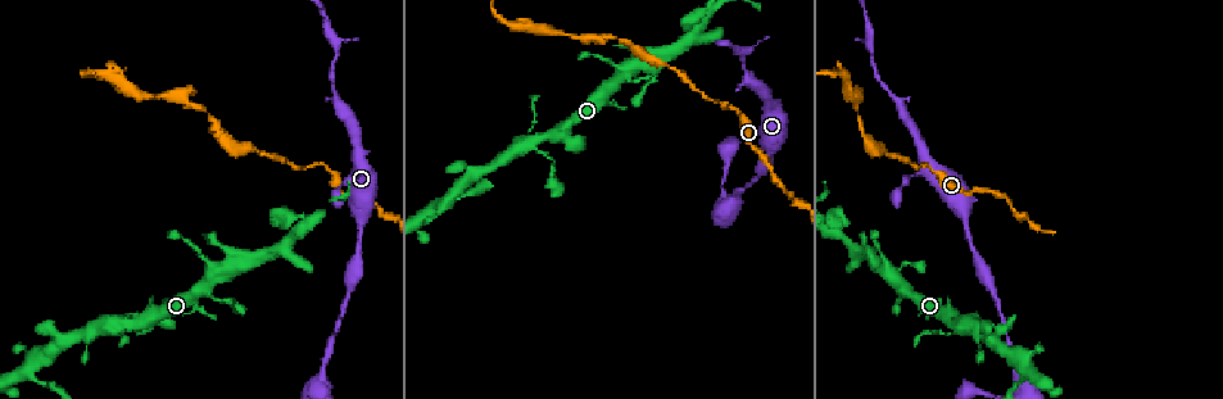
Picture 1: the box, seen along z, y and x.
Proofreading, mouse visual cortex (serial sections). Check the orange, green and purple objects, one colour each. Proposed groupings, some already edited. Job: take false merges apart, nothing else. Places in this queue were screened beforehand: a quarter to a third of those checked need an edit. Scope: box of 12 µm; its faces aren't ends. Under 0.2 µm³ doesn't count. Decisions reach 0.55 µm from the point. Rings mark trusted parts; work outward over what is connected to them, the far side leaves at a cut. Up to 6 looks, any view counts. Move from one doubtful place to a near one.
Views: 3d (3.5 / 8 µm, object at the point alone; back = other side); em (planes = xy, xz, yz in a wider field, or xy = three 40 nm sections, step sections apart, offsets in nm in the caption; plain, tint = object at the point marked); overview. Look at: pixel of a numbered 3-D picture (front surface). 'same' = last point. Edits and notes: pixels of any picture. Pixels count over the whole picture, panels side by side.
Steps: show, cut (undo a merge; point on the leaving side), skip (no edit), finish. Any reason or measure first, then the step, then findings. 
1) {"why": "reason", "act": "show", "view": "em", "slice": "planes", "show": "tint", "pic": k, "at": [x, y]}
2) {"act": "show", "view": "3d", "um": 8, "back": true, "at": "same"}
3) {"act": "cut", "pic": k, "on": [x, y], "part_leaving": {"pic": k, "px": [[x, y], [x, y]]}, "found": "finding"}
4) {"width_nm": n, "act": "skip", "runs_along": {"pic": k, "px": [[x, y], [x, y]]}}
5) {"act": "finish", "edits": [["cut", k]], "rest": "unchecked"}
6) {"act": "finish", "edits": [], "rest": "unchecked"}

{"why": "narrows sharply", "act": "show", "view": "em", "slice": "planes", "show": "tint", "pic": 1, "at": [843, 236]}

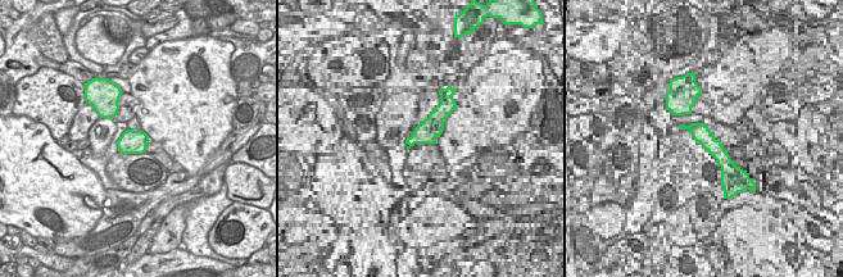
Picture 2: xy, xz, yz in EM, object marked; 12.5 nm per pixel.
{"act": "show", "view": "3d", "um": 3.5, "at": "same"}

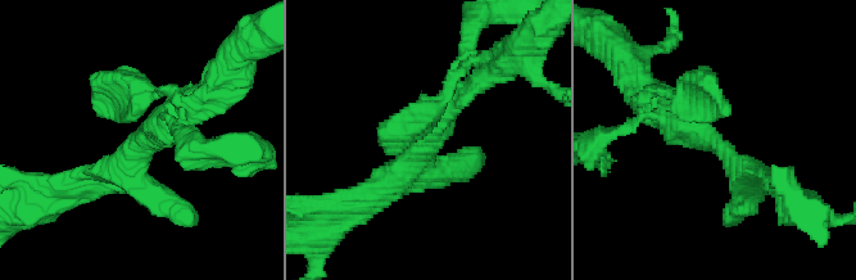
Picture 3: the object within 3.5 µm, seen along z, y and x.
{"act": "skip", "runs_along": {"pic": 3, "px": [[380, 193], [478, 78]]}, "found": "continuous, no second cell"}

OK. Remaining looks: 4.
{"why": "sudden change in width", "act": "show", "view": "3d", "um": 3.5, "pic": 1, "at": [899, 103]}

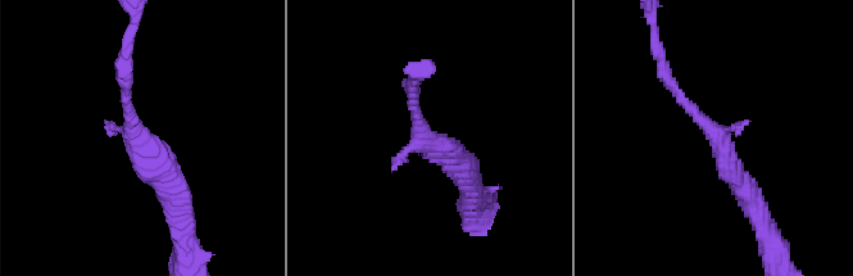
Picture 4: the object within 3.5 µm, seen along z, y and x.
{"why": "need the tissue", "act": "show", "view": "em", "slice": "xy", "step": 5, "show": "tint", "pic": 4, "at": [719, 141]}

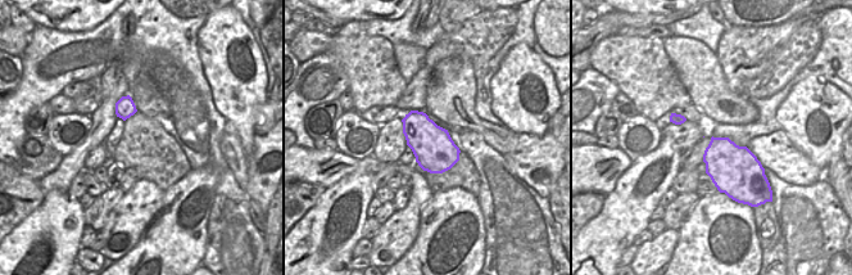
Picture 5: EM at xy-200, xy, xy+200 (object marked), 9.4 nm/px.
{"why": "cut it another way", "act": "show", "view": "em", "slice": "xy", "step": 1, "show": "tint", "at": "same"}

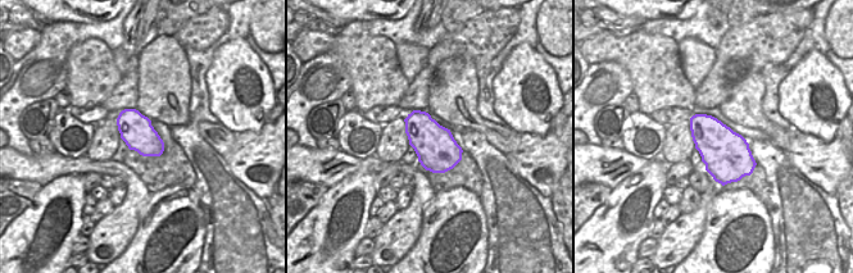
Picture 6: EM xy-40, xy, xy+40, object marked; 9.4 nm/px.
{"width_nm": 400, "act": "skip", "runs_along": {"pic": 4, "px": [[756, 207], [717, 135], [665, 72]]}, "found": "one cell here"}

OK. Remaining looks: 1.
{"act": "finish", "edits": [], "rest": "unchecked"}

